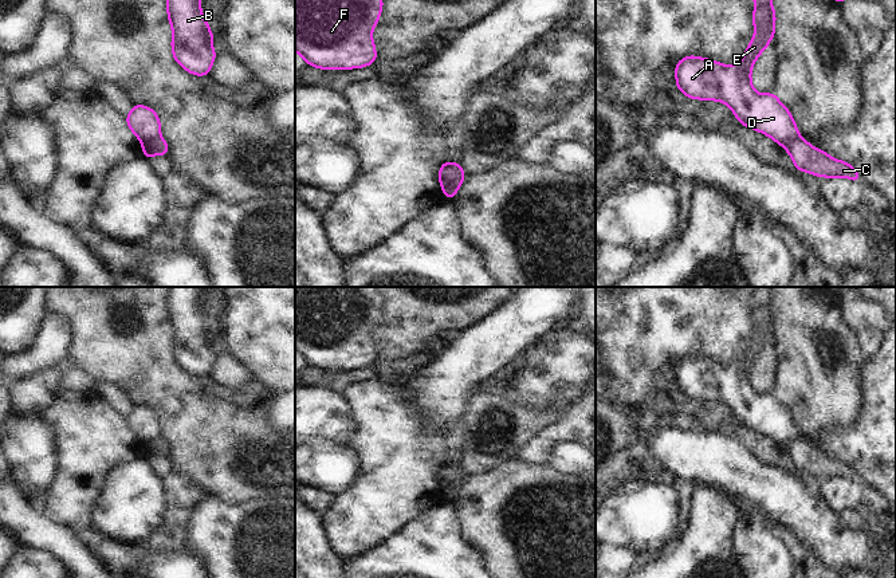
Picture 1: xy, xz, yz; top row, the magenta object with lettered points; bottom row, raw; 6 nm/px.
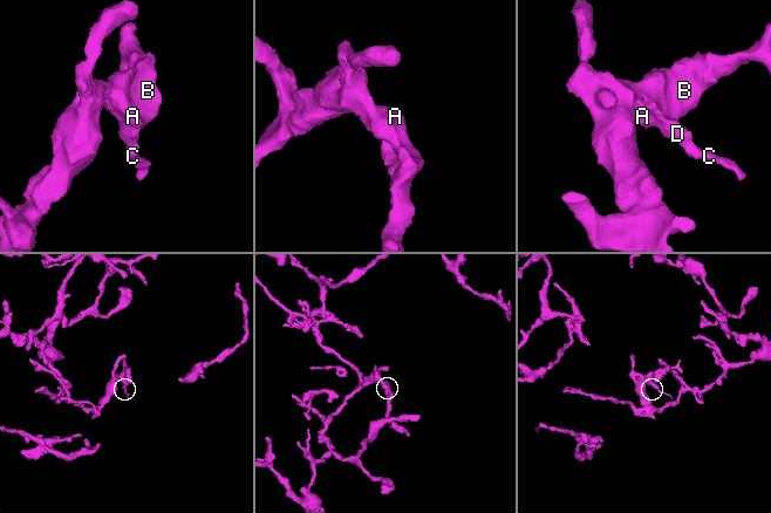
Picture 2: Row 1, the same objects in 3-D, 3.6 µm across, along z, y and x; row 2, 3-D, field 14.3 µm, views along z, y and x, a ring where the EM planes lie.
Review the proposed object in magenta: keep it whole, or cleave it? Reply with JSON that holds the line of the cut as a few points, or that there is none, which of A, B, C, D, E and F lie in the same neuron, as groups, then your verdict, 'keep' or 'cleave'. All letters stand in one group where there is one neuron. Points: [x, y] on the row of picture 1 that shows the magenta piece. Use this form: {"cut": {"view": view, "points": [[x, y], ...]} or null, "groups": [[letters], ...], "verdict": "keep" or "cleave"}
{"cut": {"view": "xz", "points": [[463, 172], [452, 184], [443, 189]]}, "groups": [["A", "B", "D", "E", "F"], ["C"]], "verdict": "cleave"}

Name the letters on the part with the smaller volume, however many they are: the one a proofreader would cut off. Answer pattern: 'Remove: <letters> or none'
Remove: C.

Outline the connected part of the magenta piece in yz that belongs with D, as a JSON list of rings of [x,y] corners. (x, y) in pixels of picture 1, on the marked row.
[[[771,0],[755,1],[754,39],[748,43],[742,60],[724,66],[708,58],[687,55],[675,64],[675,86],[688,99],[726,103],[740,126],[766,134],[783,146],[789,138],[799,135],[795,119],[775,93],[758,94],[750,78],[754,63],[775,35],[777,19]]]

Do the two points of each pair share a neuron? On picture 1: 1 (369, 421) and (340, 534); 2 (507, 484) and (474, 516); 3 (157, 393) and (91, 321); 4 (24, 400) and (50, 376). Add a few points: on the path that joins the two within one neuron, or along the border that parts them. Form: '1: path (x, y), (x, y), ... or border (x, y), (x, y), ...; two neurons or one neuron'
1: path (374, 449), (374, 499), (368, 506); one neuron
2: path (499, 492), (482, 510); one neuron
3: path (146, 376), (109, 338); one neuron
4: path (31, 394), (43, 382); one neuron

